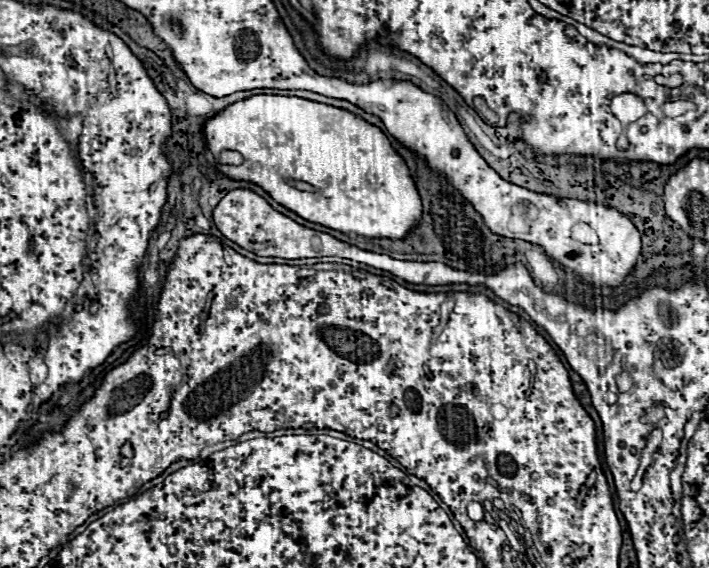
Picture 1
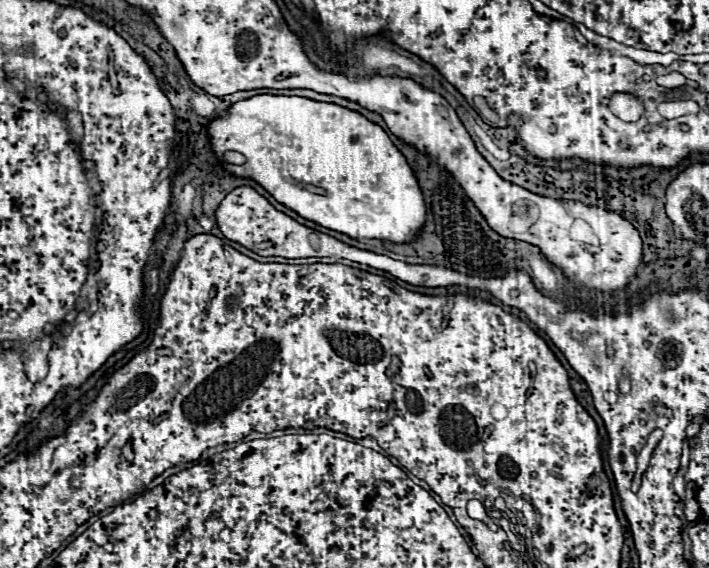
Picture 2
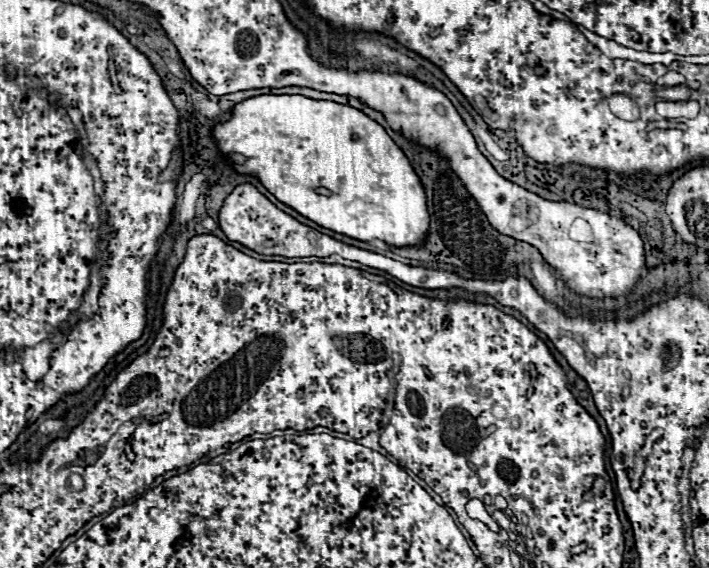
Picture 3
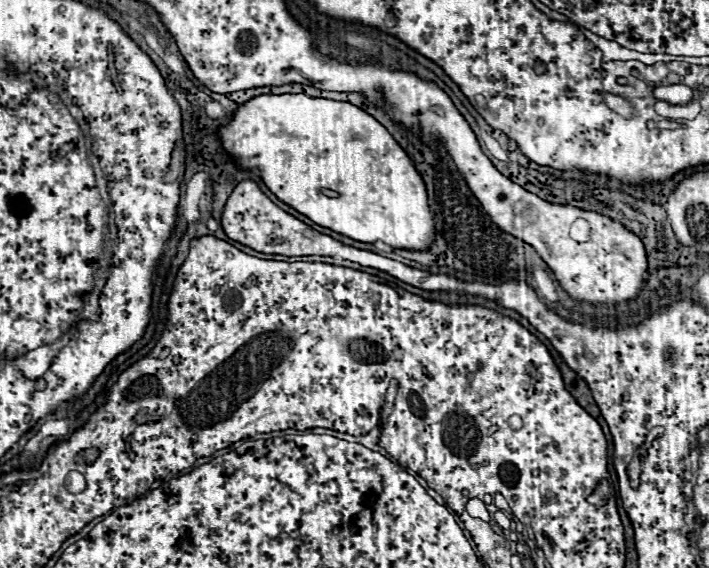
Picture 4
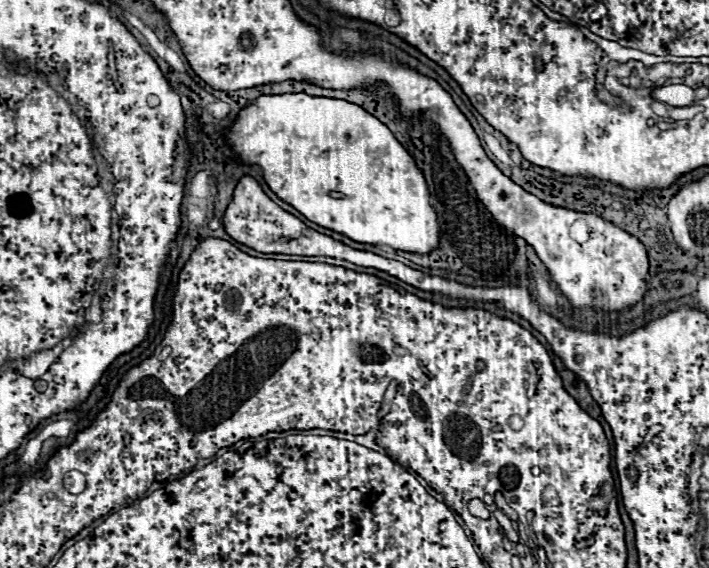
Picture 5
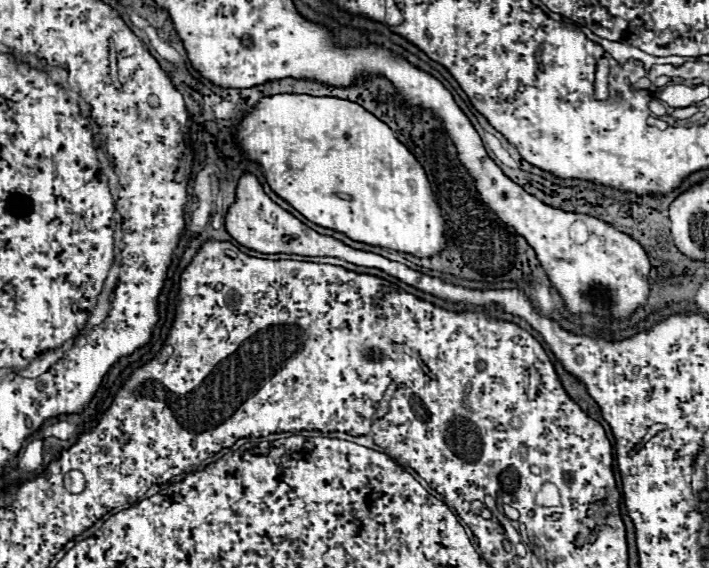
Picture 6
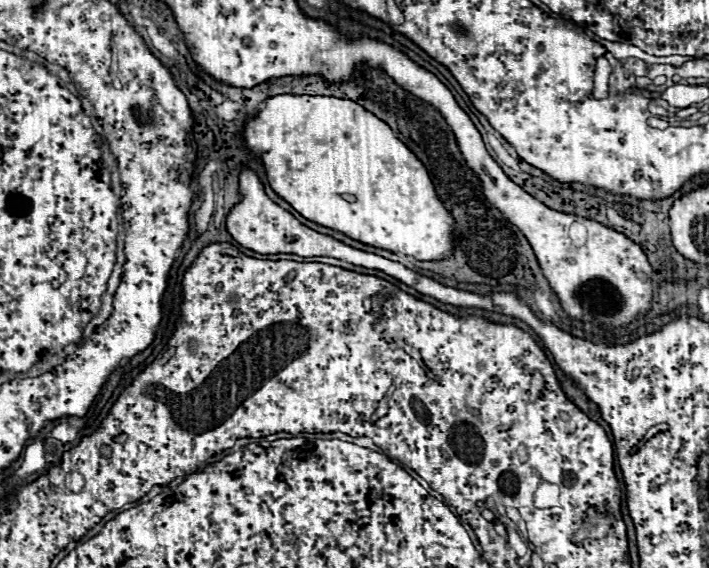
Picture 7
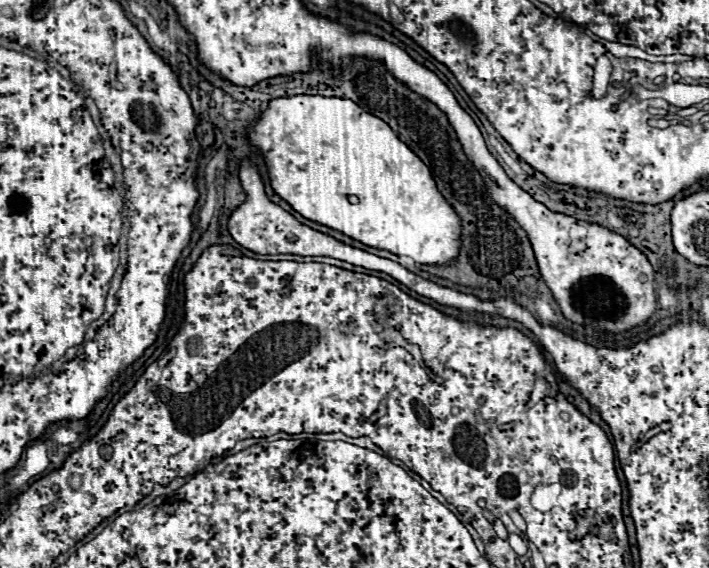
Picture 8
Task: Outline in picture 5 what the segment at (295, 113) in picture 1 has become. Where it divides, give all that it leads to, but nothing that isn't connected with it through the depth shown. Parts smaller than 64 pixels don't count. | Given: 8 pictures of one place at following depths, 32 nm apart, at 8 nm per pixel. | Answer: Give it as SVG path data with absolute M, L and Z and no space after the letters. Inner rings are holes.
M272 94L272 96L260 96L254 102L250 102L248 106L244 106L234 124L230 128L226 128L224 132L226 144L230 146L230 150L234 154L238 154L242 158L244 164L248 166L260 166L262 168L262 176L266 180L266 184L270 186L270 190L284 202L288 202L290 206L294 206L300 214L304 214L308 220L316 222L318 226L330 228L334 232L340 232L356 242L362 244L386 244L394 250L404 250L404 252L414 252L414 254L430 254L436 246L438 246L438 220L436 220L436 210L430 206L430 192L428 192L428 184L422 176L422 172L418 170L414 158L406 152L406 148L394 138L394 134L372 114L368 114L364 108L346 102L346 100L334 100L334 98L320 98L320 96L308 96L308 94ZM330 192L338 192L342 194L340 198L330 196Z

